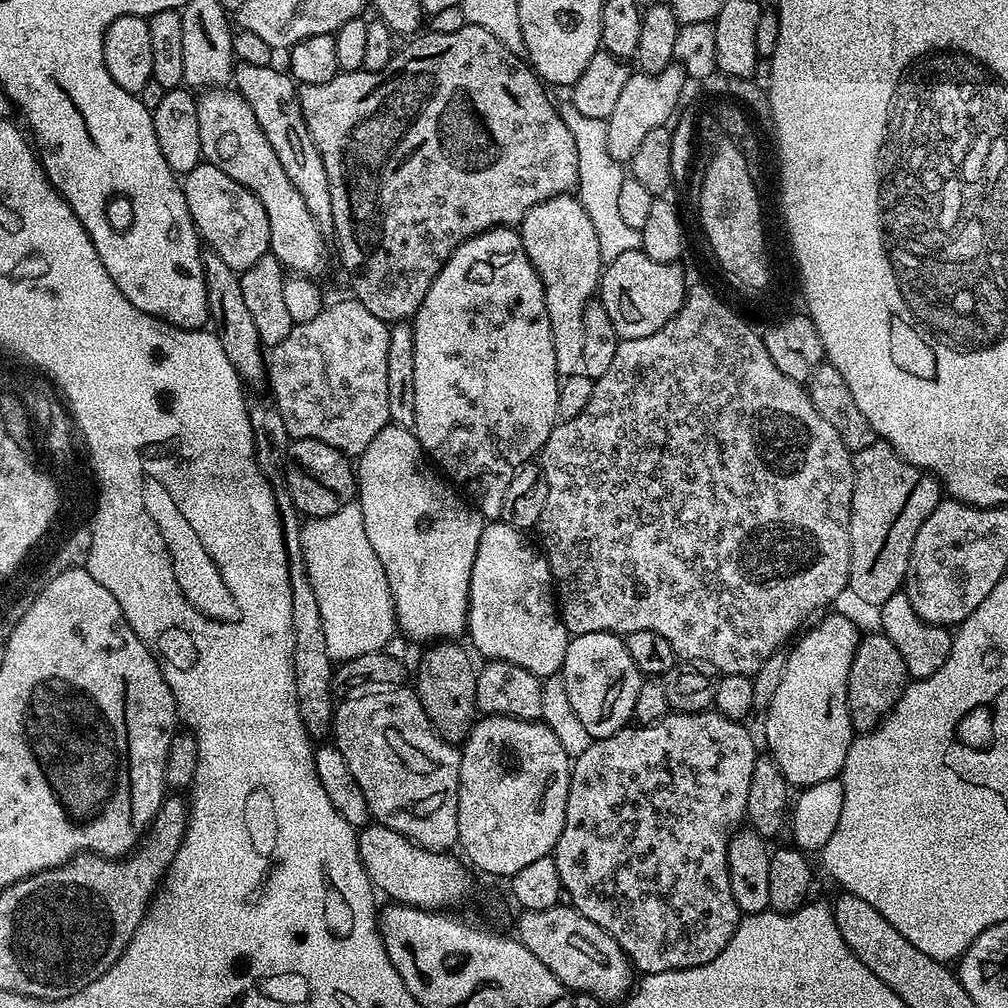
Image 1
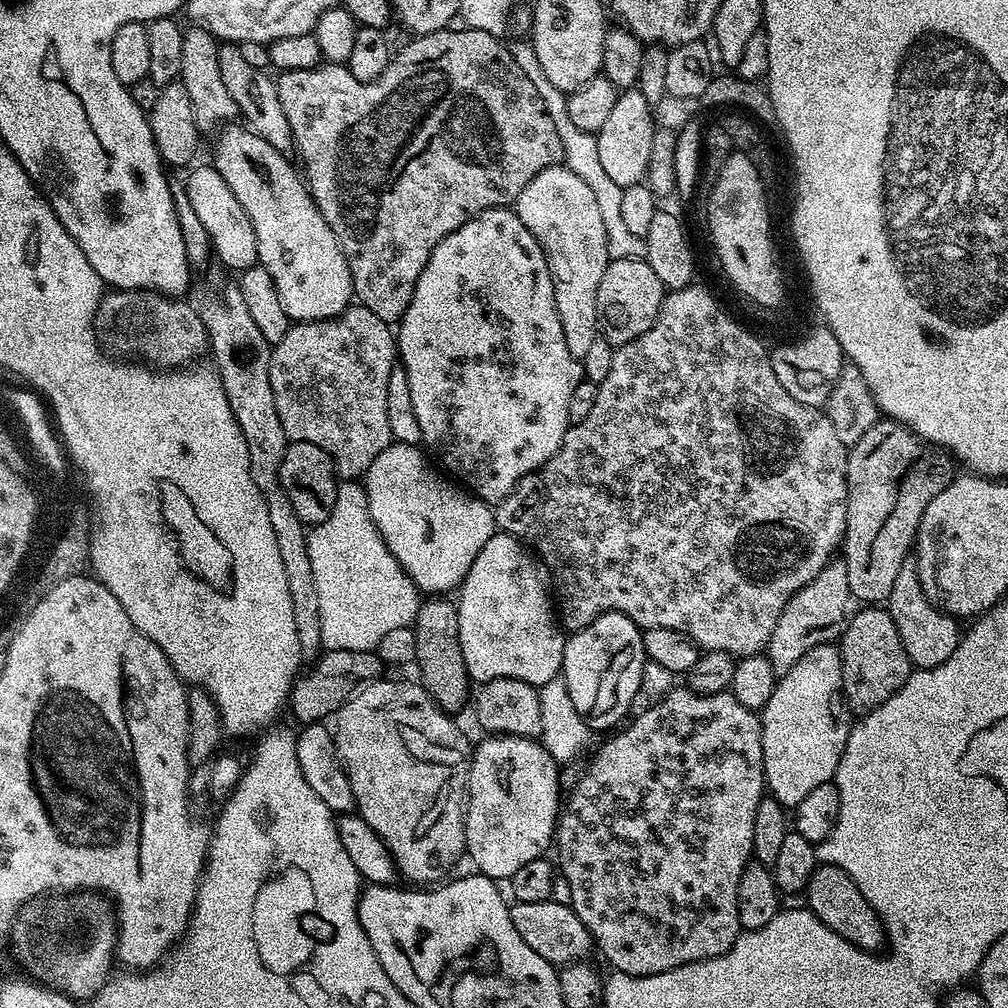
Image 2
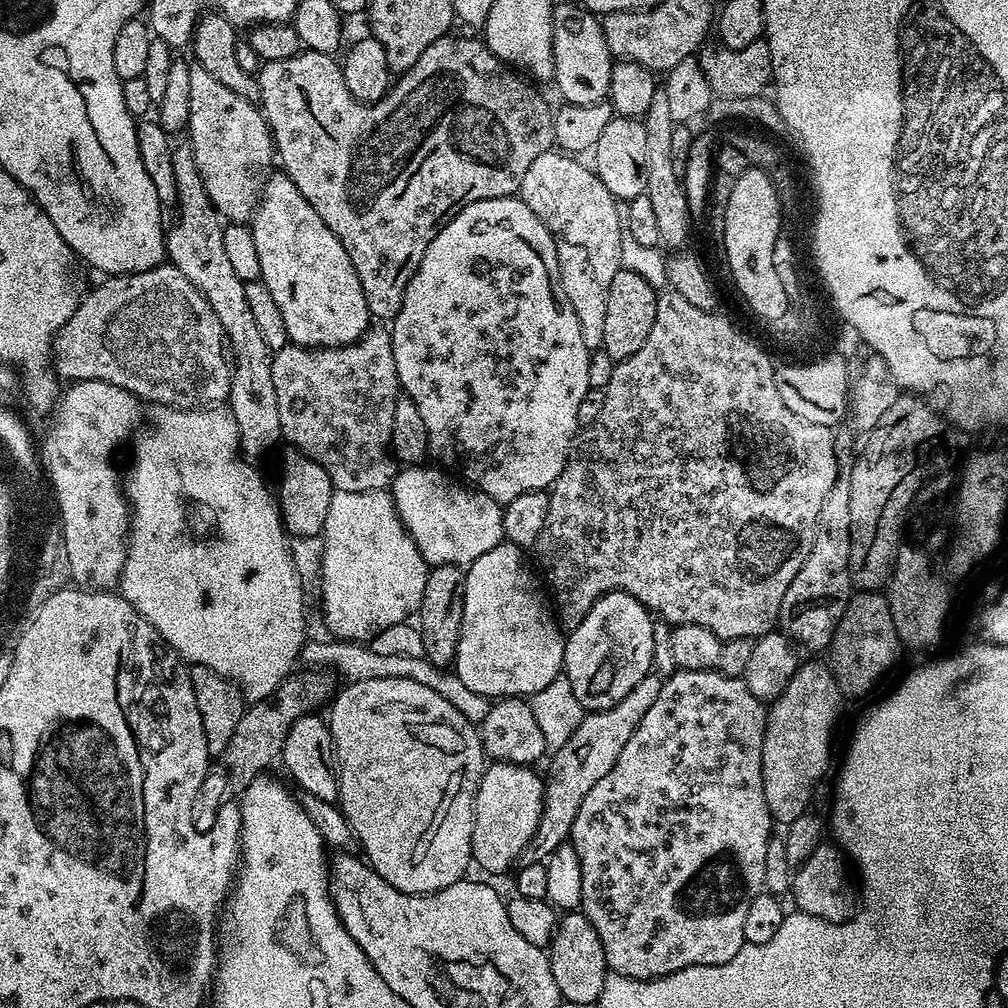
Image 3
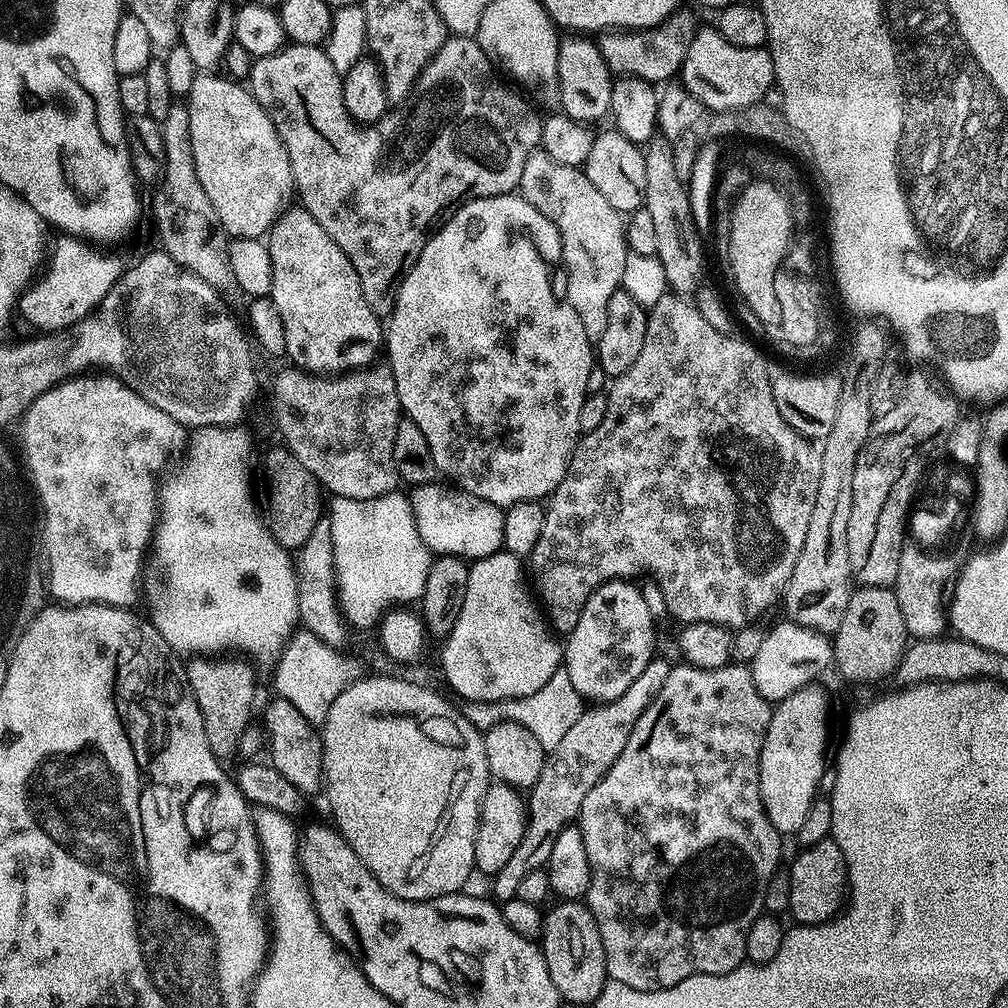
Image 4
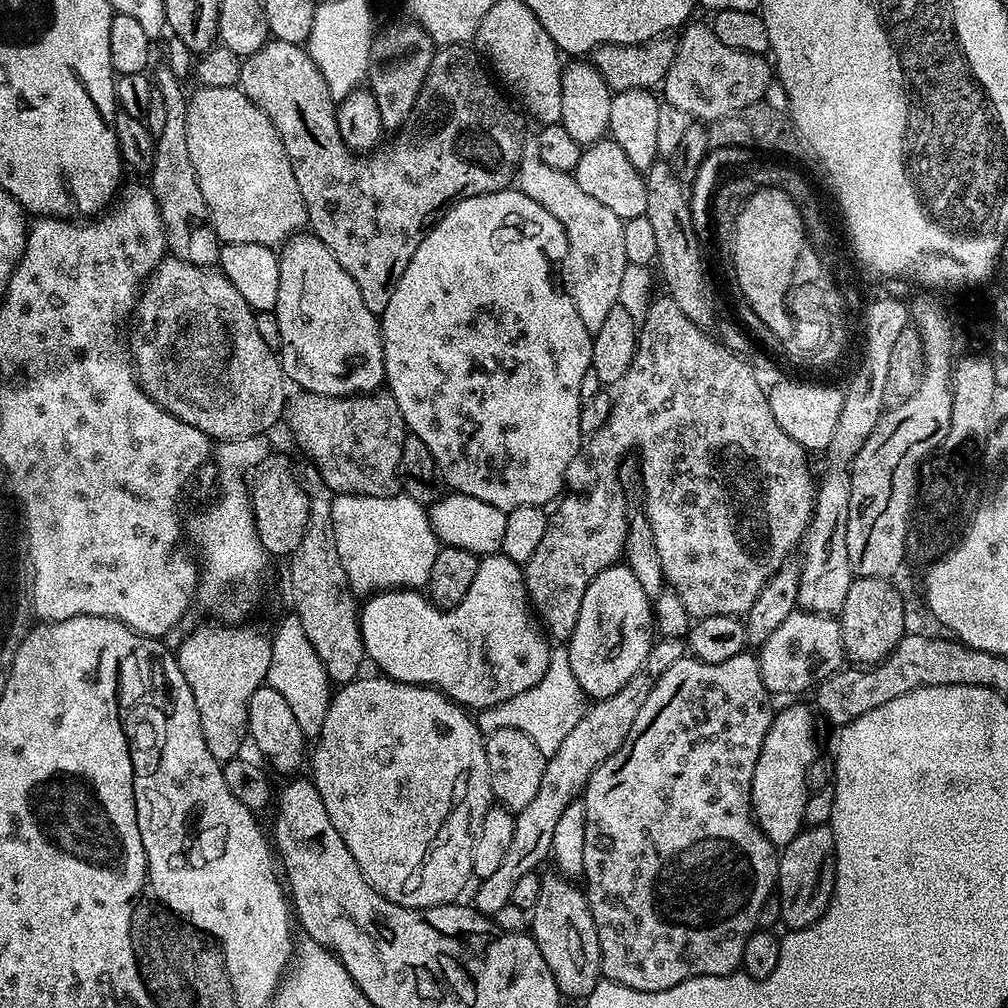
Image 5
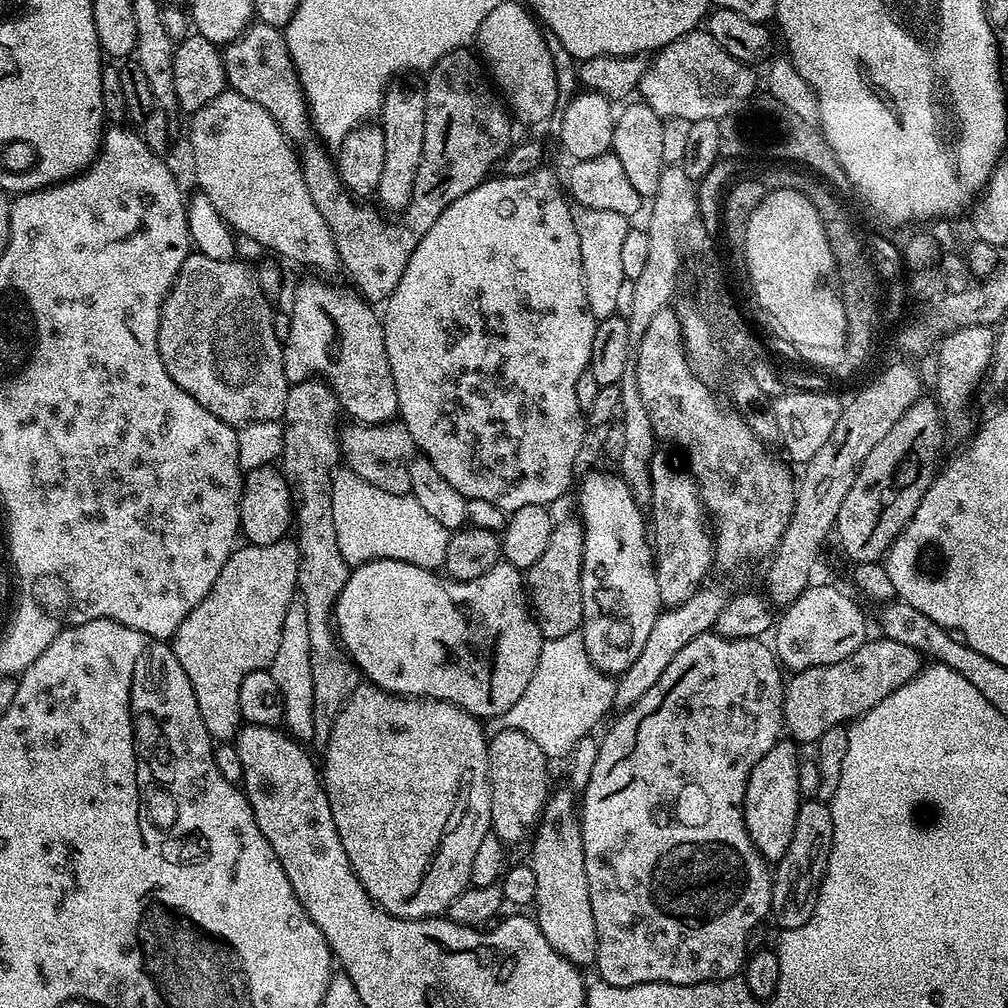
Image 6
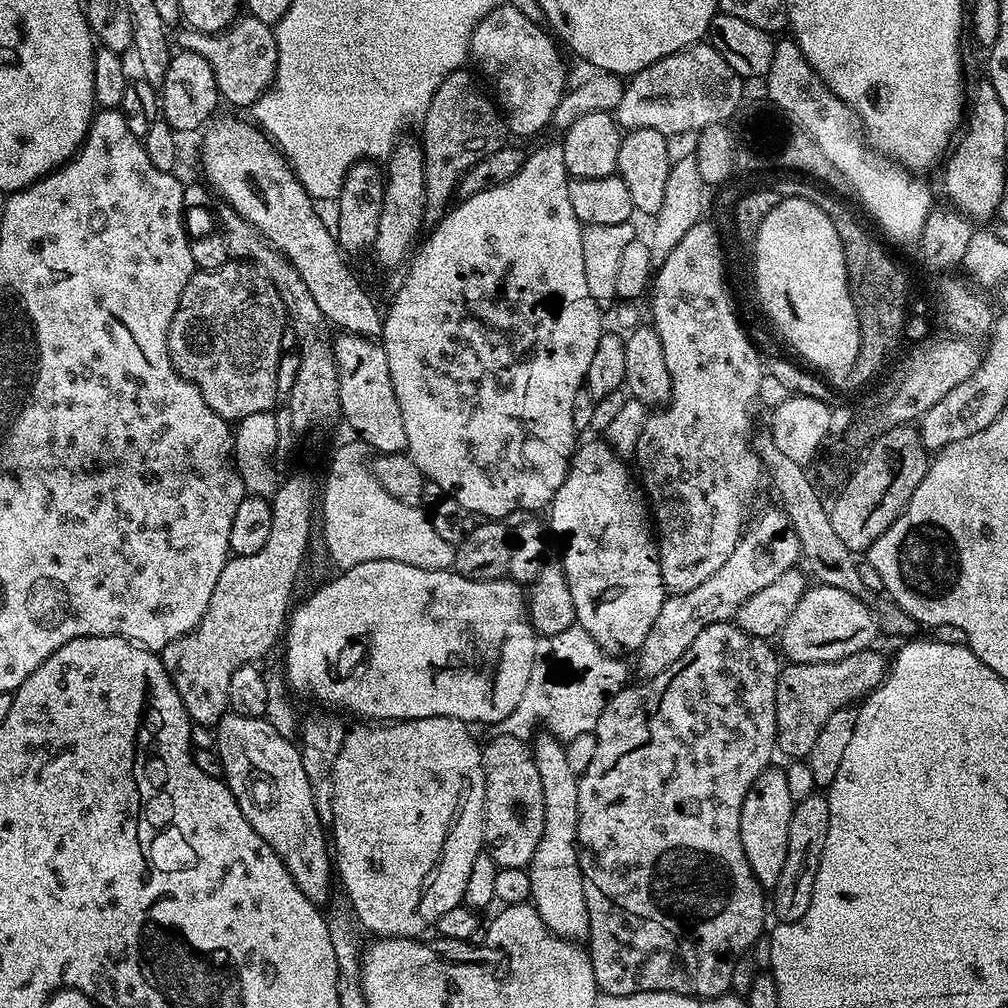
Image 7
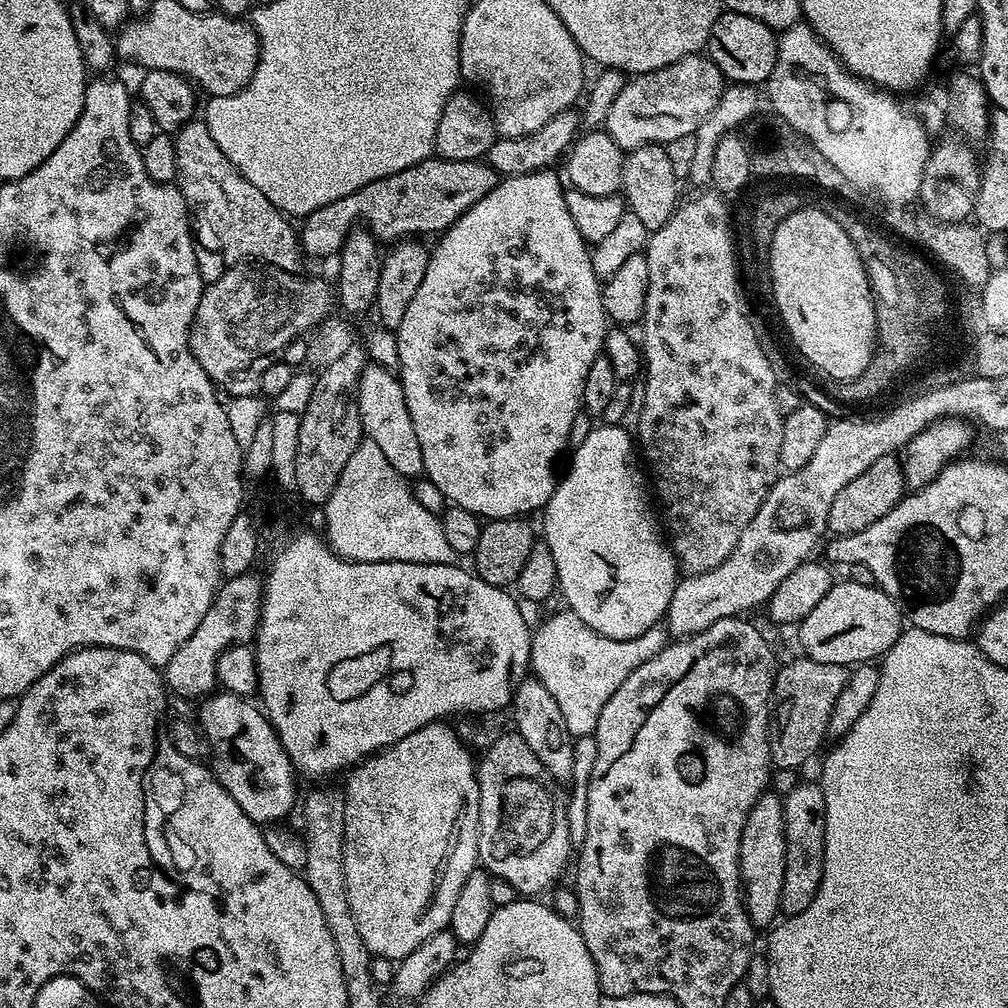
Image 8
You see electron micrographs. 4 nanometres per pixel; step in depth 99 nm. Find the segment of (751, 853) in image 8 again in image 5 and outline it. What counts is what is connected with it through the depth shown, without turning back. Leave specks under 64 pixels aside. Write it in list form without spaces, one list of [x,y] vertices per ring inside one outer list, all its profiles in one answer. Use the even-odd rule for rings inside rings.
[[[792,704],[773,715],[772,725],[762,742],[762,750],[754,766],[752,814],[764,837],[777,846],[791,842],[805,827],[804,811],[810,795],[808,771],[820,752],[820,744],[816,741],[818,716],[809,708],[804,704]]]

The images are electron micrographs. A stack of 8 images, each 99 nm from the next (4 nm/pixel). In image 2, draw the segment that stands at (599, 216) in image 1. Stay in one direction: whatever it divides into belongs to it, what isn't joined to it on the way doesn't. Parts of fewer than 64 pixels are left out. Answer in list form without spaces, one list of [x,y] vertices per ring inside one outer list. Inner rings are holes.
[[[537,75],[534,79],[534,90],[538,90],[538,98],[542,98],[542,106],[546,106],[546,114],[550,114],[550,122],[554,122],[554,126],[558,130],[558,138],[562,138],[563,163],[574,174],[578,174],[578,178],[582,178],[582,182],[586,182],[586,186],[590,186],[590,190],[598,202],[598,211],[602,213],[602,223],[606,226],[608,259],[641,259],[645,255],[644,237],[630,234],[629,228],[622,223],[622,191],[617,189],[614,182],[610,182],[606,170],[602,170],[595,135],[586,130],[578,130],[578,126],[574,126],[574,122],[570,122],[568,97],[562,90],[558,90],[558,86],[554,86],[554,82],[550,82],[550,78]]]

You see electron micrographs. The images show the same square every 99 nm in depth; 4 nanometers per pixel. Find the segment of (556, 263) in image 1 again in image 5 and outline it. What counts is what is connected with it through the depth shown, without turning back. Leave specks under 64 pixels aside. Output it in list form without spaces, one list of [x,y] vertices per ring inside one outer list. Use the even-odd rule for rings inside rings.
[[[525,135],[520,166],[518,169],[518,188],[534,198],[546,210],[550,210],[564,228],[568,239],[568,285],[572,300],[576,303],[578,316],[588,332],[595,333],[602,326],[602,321],[617,308],[623,271],[629,266],[622,239],[624,221],[614,214],[598,198],[586,194],[578,186],[575,175],[571,172],[554,170],[542,162],[536,136]]]

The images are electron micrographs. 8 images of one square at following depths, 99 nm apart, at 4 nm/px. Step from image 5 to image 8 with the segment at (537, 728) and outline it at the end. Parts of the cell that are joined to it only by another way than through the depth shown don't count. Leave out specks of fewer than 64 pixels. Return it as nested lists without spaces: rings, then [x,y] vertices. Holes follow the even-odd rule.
[[[571,610],[556,612],[549,620],[535,625],[532,632],[532,655],[530,668],[533,668],[535,679],[550,690],[554,702],[558,702],[558,710],[562,710],[562,718],[566,718],[566,726],[570,734],[591,736],[598,726],[598,718],[602,714],[602,706],[610,698],[614,698],[614,690],[642,666],[642,662],[650,662],[654,654],[658,654],[669,643],[667,627],[657,626],[646,630],[638,638],[615,640],[598,634],[578,614]]]

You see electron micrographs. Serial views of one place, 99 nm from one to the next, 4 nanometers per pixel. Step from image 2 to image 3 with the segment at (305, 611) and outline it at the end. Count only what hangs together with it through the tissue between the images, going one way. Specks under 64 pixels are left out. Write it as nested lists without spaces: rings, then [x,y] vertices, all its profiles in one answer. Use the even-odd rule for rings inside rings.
[[[191,143],[176,144],[172,149],[177,202],[174,209],[176,221],[171,221],[166,232],[166,256],[170,263],[210,302],[210,310],[218,314],[222,322],[226,343],[234,361],[232,385],[226,401],[234,422],[238,422],[240,450],[247,463],[256,466],[281,443],[280,423],[278,422],[278,394],[274,394],[272,377],[272,357],[262,333],[258,331],[246,303],[245,281],[234,274],[226,255],[223,242],[225,221],[222,219],[212,199],[206,194],[202,174],[198,174],[198,162],[194,162]]]

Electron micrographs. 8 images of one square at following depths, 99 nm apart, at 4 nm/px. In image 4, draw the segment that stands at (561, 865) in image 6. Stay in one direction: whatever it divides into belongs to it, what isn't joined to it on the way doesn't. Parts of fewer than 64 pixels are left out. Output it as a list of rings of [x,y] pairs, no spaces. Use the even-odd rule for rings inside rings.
[[[561,899],[556,903],[548,913],[543,913],[542,935],[538,940],[546,958],[546,970],[550,970],[550,978],[554,981],[561,1001],[595,1005],[609,981],[598,926],[587,903],[570,899]]]

